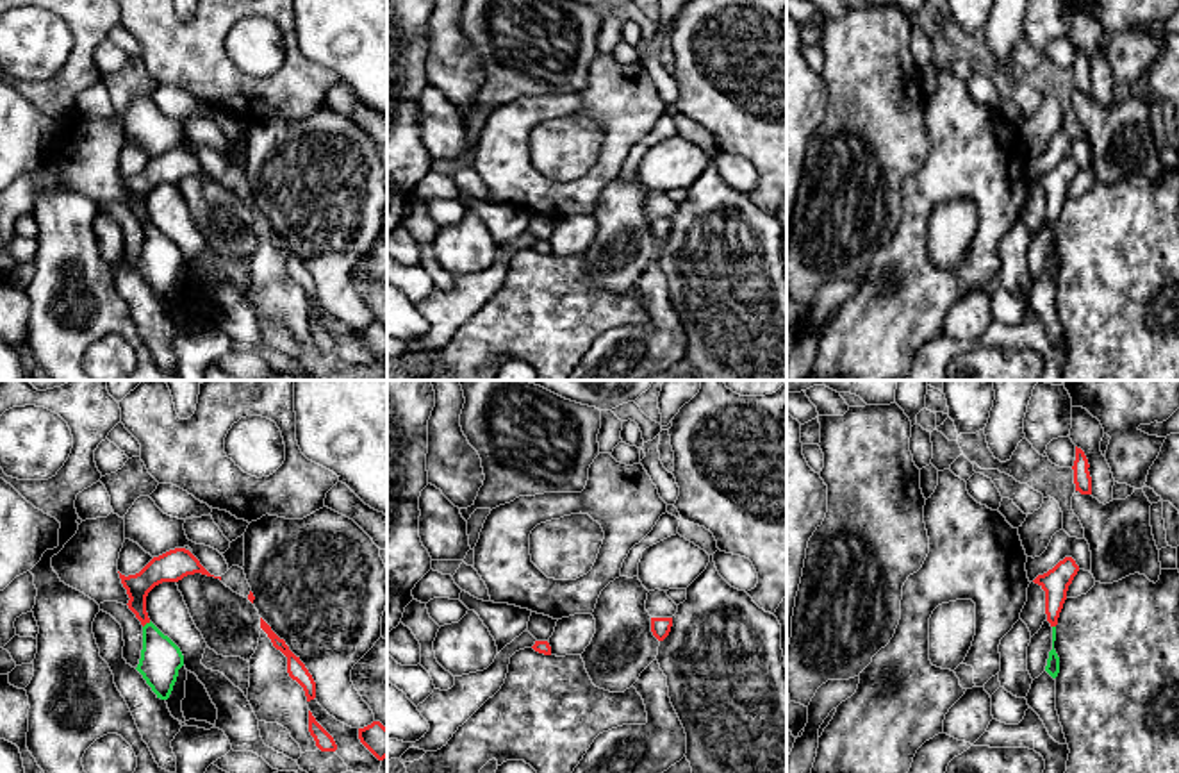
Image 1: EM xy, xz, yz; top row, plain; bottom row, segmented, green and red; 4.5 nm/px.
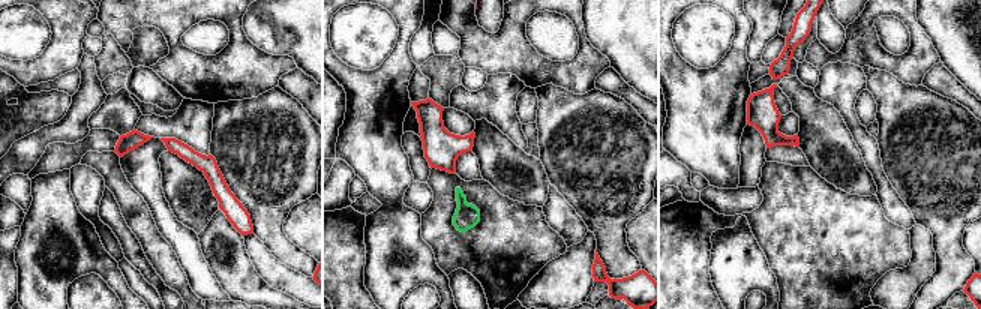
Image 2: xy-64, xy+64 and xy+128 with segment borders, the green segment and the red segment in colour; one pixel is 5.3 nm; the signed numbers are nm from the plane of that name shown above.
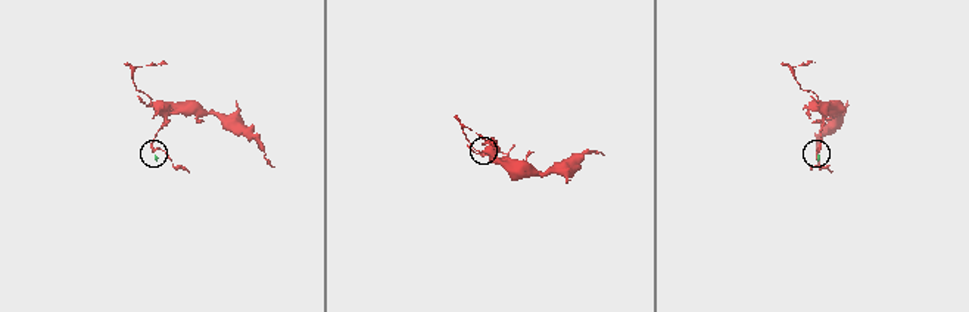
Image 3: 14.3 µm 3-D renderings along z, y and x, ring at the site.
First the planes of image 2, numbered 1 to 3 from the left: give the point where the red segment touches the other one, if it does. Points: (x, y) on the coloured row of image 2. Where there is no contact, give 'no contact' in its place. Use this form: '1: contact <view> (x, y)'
1: no contact
2: no contact
3: no contact

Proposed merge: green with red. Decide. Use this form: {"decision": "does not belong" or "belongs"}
{"decision": "belongs"}

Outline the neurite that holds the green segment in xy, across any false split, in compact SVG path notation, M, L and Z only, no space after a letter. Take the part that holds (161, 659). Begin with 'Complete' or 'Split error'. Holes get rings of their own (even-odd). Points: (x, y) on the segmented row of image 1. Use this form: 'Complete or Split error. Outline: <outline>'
Split error. Outline: M186 548L169 550L153 557L139 573L121 575L121 584L128 594L128 609L143 625L143 650L137 671L161 700L168 700L184 666L180 648L164 636L148 618L146 596L162 582L178 582L187 575L202 573L210 575L200 561Z

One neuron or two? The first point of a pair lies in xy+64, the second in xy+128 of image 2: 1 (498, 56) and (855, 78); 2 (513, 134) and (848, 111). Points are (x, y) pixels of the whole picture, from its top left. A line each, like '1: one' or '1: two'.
1: two
2: one

